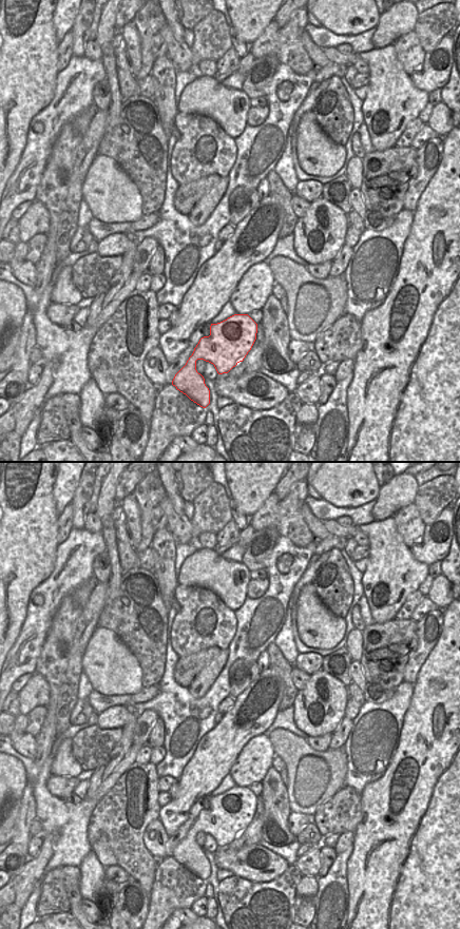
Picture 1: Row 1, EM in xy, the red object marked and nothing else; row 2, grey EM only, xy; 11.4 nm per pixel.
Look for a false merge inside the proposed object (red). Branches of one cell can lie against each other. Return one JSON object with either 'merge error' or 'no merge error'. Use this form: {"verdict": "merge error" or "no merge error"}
{"verdict": "no merge error"}

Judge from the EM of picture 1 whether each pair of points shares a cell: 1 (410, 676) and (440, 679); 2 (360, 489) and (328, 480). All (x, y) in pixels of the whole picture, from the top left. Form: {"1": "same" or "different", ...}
{"1": "different", "2": "same"}

